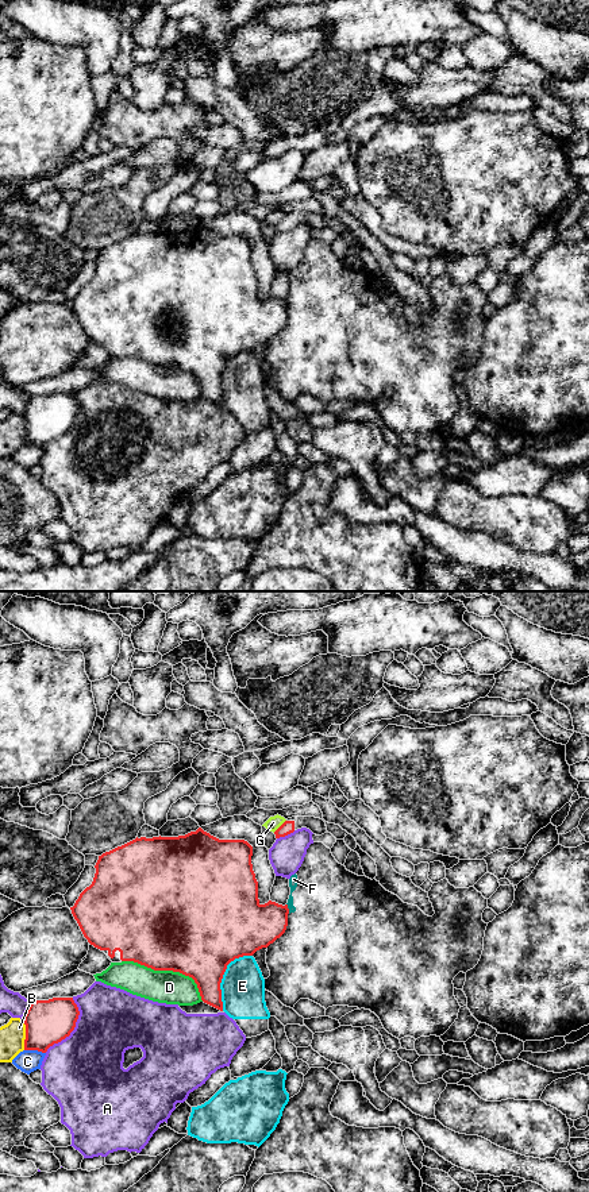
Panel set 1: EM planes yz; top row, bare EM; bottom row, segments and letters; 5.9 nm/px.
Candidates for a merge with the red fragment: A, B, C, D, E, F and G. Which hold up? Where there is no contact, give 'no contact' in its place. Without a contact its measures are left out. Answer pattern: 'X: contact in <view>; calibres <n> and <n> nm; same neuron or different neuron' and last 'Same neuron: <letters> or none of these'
A: contact in yz; calibres 260 and 440 nm; different neuron
B: contact in yz; calibres 260 and 150 nm; different neuron
C: contact in yz; calibres 260 and 140 nm; different neuron
D: contact in yz; calibres 500 and 200 nm; different neuron
E: contact in yz; calibres 440 and 260 nm; different neuron
F: contact in yz; calibres 300 and 50 nm; different neuron
G: contact in yz; calibres 80 and 80 nm; different neuron
Same neuron: none of these

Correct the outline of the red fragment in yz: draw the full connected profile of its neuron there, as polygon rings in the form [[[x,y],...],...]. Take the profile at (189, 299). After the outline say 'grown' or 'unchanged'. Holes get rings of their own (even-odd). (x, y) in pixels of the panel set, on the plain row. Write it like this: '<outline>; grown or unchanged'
[[[201,223],[178,232],[136,232],[135,235],[99,251],[92,279],[80,289],[70,305],[88,337],[104,347],[112,358],[134,356],[154,366],[173,366],[189,371],[197,379],[201,396],[223,406],[220,378],[227,360],[235,354],[253,351],[257,346],[267,343],[285,328],[288,321],[288,300],[282,301],[272,296],[265,300],[259,298],[258,277],[253,266],[251,251],[253,242],[247,236],[219,235],[204,227]]]; grown

